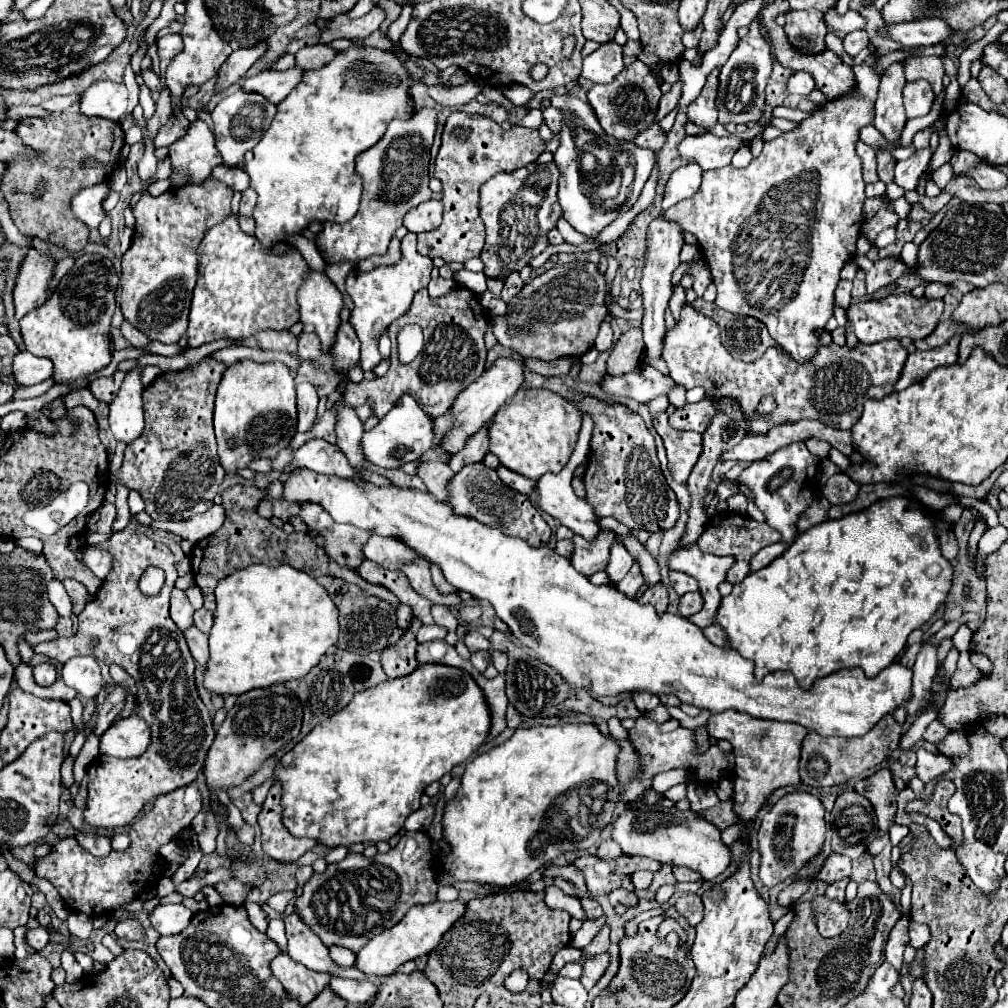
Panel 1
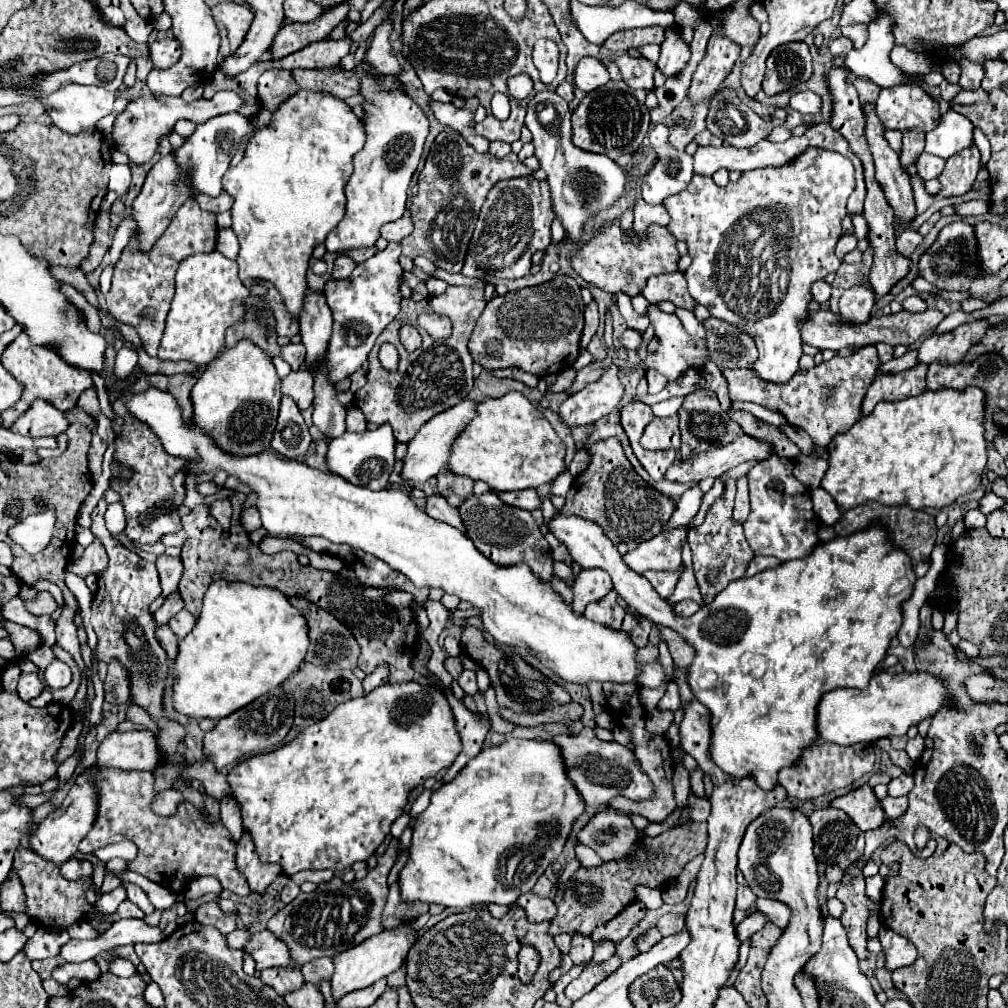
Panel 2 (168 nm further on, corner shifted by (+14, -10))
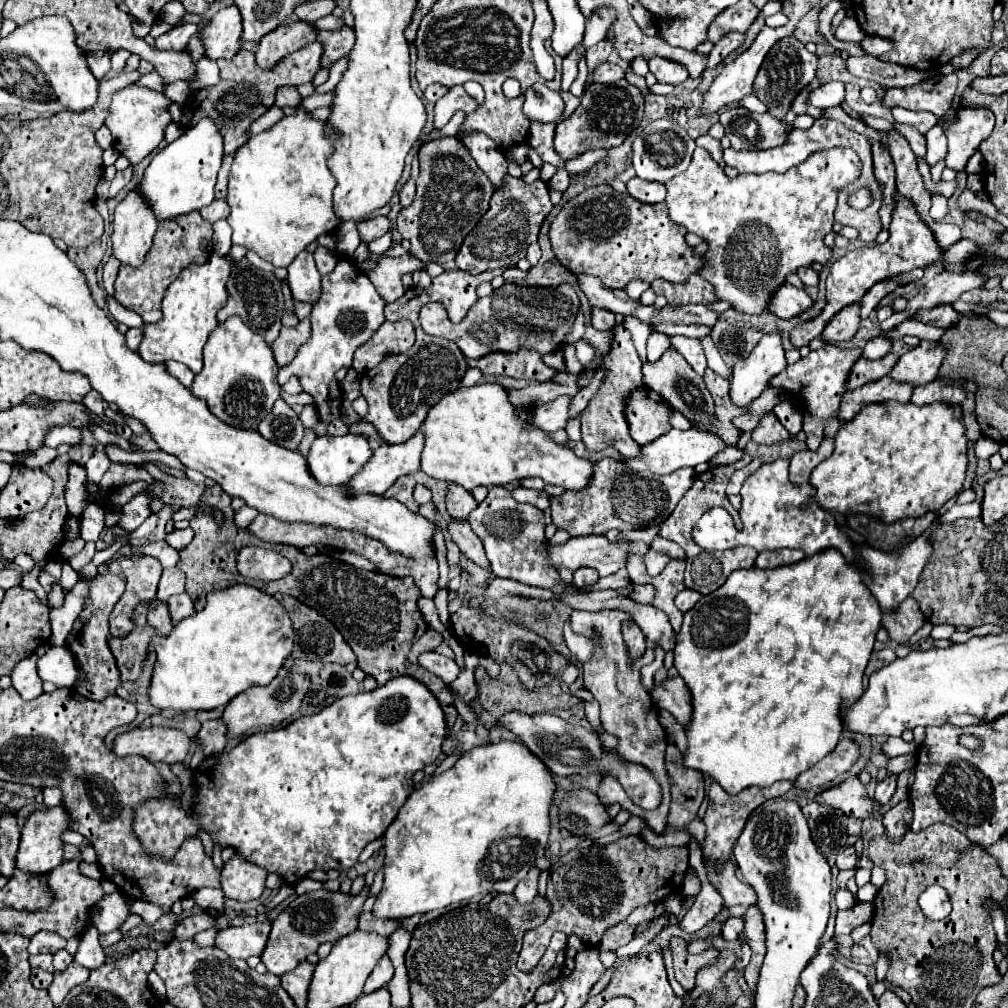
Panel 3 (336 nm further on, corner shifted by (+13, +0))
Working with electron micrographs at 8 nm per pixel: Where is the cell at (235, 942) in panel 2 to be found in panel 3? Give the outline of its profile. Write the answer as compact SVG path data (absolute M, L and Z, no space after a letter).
M210 927L210 929L202 931L202 933L198 933L198 935L194 937L194 941L196 941L198 945L212 945L212 943L216 941L216 935L218 935L218 929L216 929L216 927Z

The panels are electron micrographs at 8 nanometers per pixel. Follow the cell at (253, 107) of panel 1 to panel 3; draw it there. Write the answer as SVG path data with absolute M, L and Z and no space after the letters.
M202 119L198 125L188 127L176 141L158 151L158 155L148 165L144 179L140 181L140 189L152 205L156 217L172 219L182 213L190 213L194 209L202 209L214 199L216 175L224 155L224 141L214 119Z

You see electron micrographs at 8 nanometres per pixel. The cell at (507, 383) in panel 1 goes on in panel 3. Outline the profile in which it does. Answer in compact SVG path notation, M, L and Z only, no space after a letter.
M418 431L402 445L384 445L374 451L366 467L348 483L350 493L384 493L402 475L420 471L420 455L424 449L424 433Z

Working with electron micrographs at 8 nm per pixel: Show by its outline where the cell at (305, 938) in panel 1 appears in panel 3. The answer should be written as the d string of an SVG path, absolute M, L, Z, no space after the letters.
M250 923L240 927L226 927L216 937L216 947L226 951L234 959L248 959L260 955L266 947L270 933L268 923Z

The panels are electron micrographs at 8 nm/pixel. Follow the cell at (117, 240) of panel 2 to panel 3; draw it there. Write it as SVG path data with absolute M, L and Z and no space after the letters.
M110 255L110 259L106 261L106 265L104 265L104 289L106 289L106 293L108 295L114 295L114 279L116 279L116 273L118 273L118 259L114 257L114 255Z

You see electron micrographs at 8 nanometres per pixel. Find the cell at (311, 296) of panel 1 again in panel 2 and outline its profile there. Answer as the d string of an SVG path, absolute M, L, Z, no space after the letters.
M299 91L289 97L275 113L273 123L259 129L245 149L245 157L237 167L229 167L223 175L223 189L235 199L231 209L231 229L239 239L239 275L243 281L261 277L273 283L283 295L285 307L293 317L299 317L307 291L307 261L313 249L325 241L327 233L345 215L345 183L353 171L353 155L361 151L365 131L355 119L351 107L333 95L313 95Z

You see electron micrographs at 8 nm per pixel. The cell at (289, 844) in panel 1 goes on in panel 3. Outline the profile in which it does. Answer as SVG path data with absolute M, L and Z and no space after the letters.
M234 853L222 867L222 891L226 897L238 901L258 899L266 887L266 875L266 869L250 865L250 861Z

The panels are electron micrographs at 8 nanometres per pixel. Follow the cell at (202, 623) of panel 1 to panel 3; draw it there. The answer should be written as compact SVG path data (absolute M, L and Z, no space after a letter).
M182 593L182 595L174 595L168 599L168 607L170 607L170 617L174 623L180 623L182 619L190 617L194 613L194 605L192 605L192 599Z

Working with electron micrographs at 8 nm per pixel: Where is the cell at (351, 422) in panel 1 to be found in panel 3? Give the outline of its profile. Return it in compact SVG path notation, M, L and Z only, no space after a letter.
M302 251L288 267L288 285L290 285L296 301L310 303L310 305L314 305L314 301L318 301L318 297L322 293L320 273L316 269L314 257L308 251Z

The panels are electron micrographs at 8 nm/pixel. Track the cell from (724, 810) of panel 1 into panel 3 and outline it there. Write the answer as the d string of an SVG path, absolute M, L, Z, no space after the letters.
M622 837L610 845L592 845L586 851L572 849L550 869L546 899L552 905L548 919L526 933L518 955L518 969L530 971L542 959L554 931L578 935L588 947L600 943L602 933L626 919L636 907L658 903L668 893L678 893L688 871L688 847L656 849L640 837Z

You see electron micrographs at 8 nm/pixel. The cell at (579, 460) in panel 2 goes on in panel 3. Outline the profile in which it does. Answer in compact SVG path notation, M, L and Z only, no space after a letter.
M622 323L616 325L614 333L616 337L612 353L608 357L602 357L602 363L610 371L608 379L582 413L582 443L590 455L604 451L608 445L614 445L622 455L638 457L640 445L634 443L634 439L630 437L626 423L626 401L630 401L630 393L634 393L634 389L642 387L642 361L638 359L636 347L630 339L630 331Z

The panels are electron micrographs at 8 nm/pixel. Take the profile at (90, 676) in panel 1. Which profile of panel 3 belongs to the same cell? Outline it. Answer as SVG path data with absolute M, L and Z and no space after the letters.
M50 647L38 659L38 675L42 681L50 681L56 687L72 687L78 677L72 653L66 647Z

